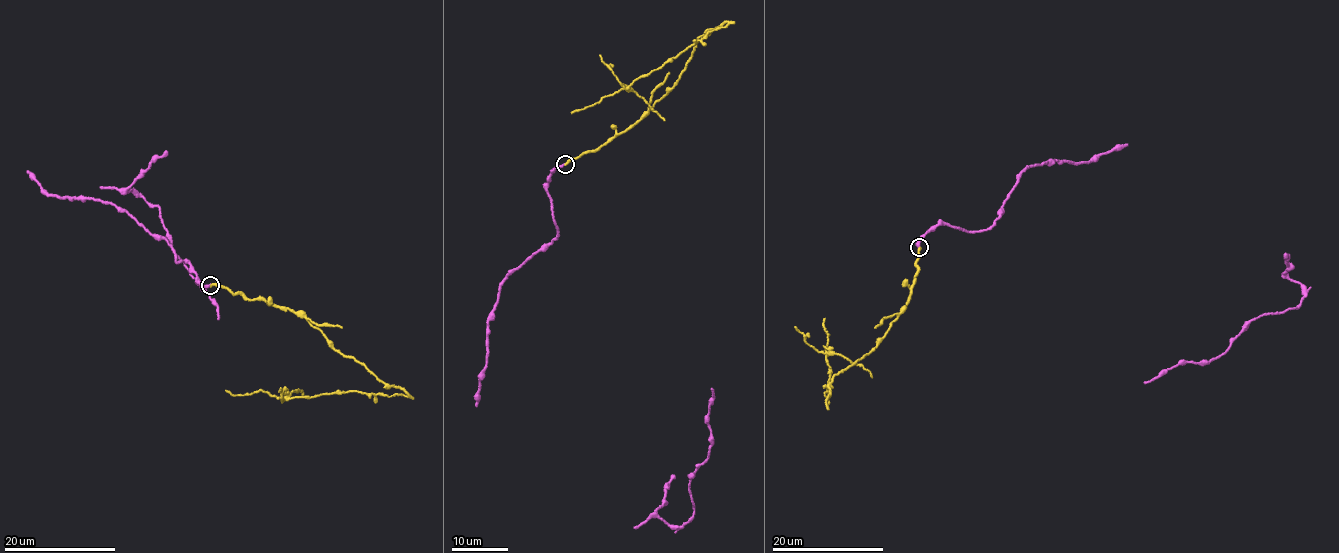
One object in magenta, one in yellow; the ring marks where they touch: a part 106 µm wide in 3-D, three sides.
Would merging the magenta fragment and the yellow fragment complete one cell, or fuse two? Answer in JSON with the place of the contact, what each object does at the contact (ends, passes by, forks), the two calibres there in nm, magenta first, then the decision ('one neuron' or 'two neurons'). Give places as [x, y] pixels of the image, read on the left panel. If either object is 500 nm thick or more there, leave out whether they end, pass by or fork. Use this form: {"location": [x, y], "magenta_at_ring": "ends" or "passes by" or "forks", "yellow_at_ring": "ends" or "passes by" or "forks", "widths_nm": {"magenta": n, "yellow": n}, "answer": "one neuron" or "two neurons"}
{"location": [210, 285], "magenta_at_ring": "ends", "yellow_at_ring": "ends", "widths_nm": {"magenta": 200, "yellow": 240}, "answer": "two neurons"}

